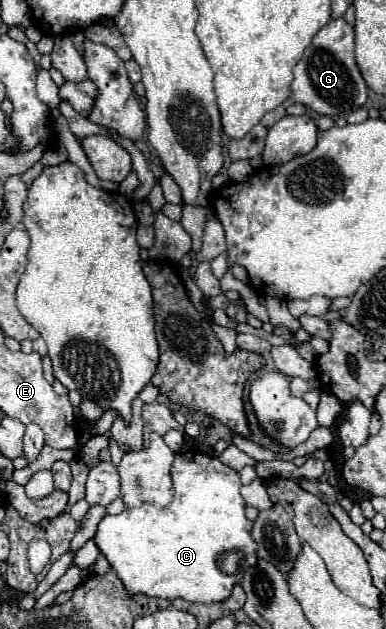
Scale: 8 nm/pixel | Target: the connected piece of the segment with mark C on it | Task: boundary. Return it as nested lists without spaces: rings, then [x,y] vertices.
[[[178,452],[172,464],[174,500],[166,508],[142,504],[138,508],[124,508],[116,516],[102,518],[94,536],[96,546],[110,562],[112,570],[122,580],[128,596],[144,594],[164,600],[182,598],[186,602],[224,602],[232,586],[242,580],[246,568],[256,564],[256,542],[250,536],[252,522],[244,516],[244,500],[240,496],[238,472],[222,464],[216,456],[202,452]]]

